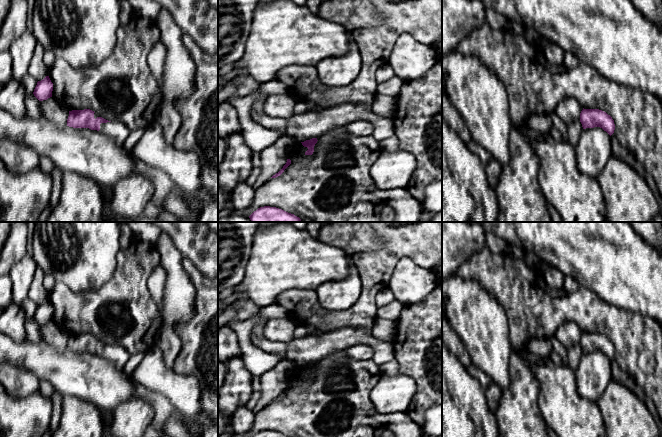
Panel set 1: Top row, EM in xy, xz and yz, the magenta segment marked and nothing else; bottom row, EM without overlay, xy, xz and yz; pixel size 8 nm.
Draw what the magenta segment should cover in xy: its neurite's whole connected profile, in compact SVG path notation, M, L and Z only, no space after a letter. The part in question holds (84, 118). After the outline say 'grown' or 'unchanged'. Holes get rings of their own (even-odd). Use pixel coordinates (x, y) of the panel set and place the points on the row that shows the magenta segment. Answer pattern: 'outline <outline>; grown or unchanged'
outline M90 109L69 111L67 126L89 128L109 136L116 144L123 146L131 133L130 129L118 121L108 121Z; grown

